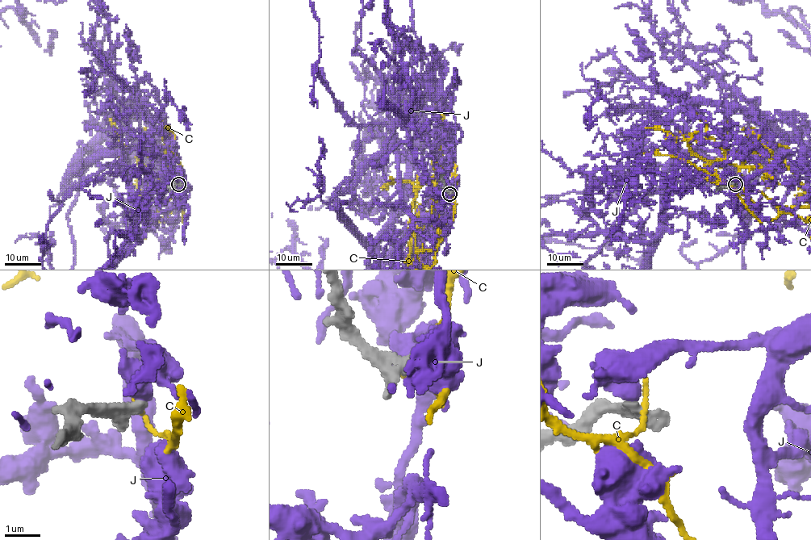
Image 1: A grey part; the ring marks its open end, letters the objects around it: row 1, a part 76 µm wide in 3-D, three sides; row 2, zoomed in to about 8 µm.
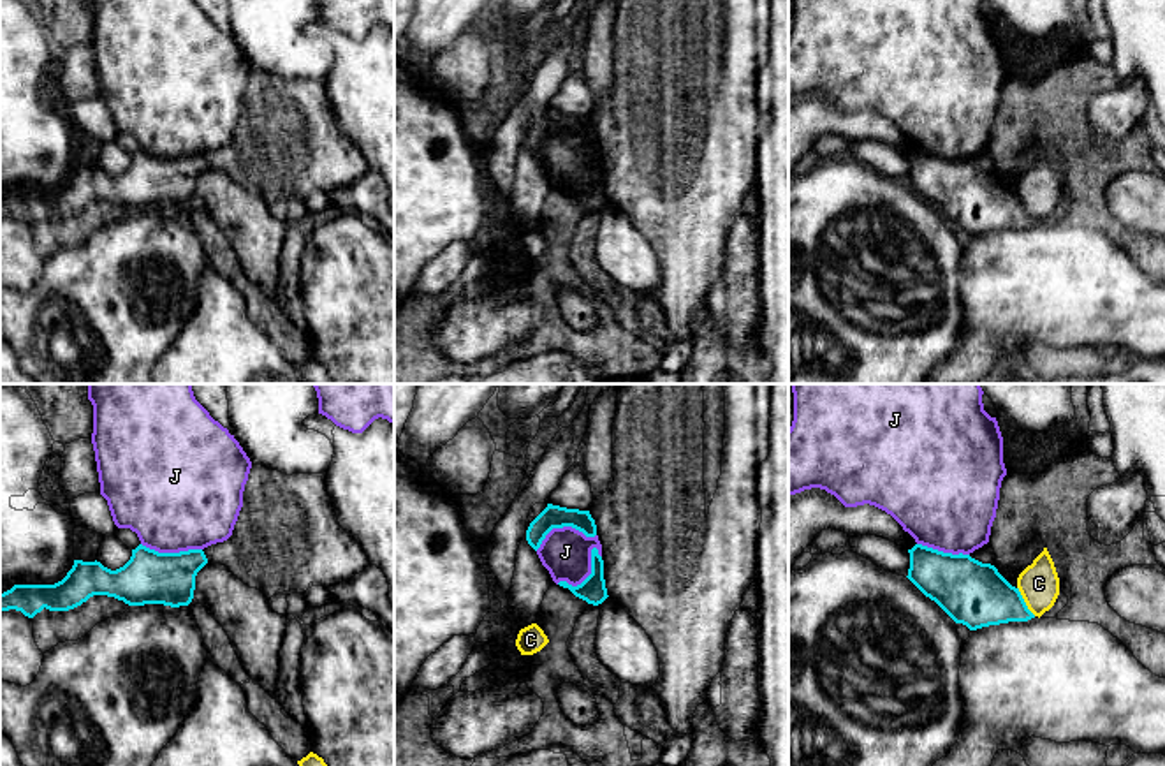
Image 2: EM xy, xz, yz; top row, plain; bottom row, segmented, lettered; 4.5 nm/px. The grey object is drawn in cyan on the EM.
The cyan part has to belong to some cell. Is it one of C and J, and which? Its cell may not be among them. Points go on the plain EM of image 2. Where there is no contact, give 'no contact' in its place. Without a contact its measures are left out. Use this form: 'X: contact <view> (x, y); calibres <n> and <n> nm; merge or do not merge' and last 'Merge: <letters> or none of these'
C: contact yz (1023, 206); calibres 300 and 190 nm; do not merge
J: contact xz (590, 180); calibres 120 and 220 nm; do not merge
Merge: none of these

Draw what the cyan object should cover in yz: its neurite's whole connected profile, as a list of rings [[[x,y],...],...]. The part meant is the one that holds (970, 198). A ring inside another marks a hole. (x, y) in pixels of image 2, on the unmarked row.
[[[915,150],[908,158],[906,183],[956,229],[977,236],[1035,224],[1019,194],[1012,192],[994,171],[922,150]]]

